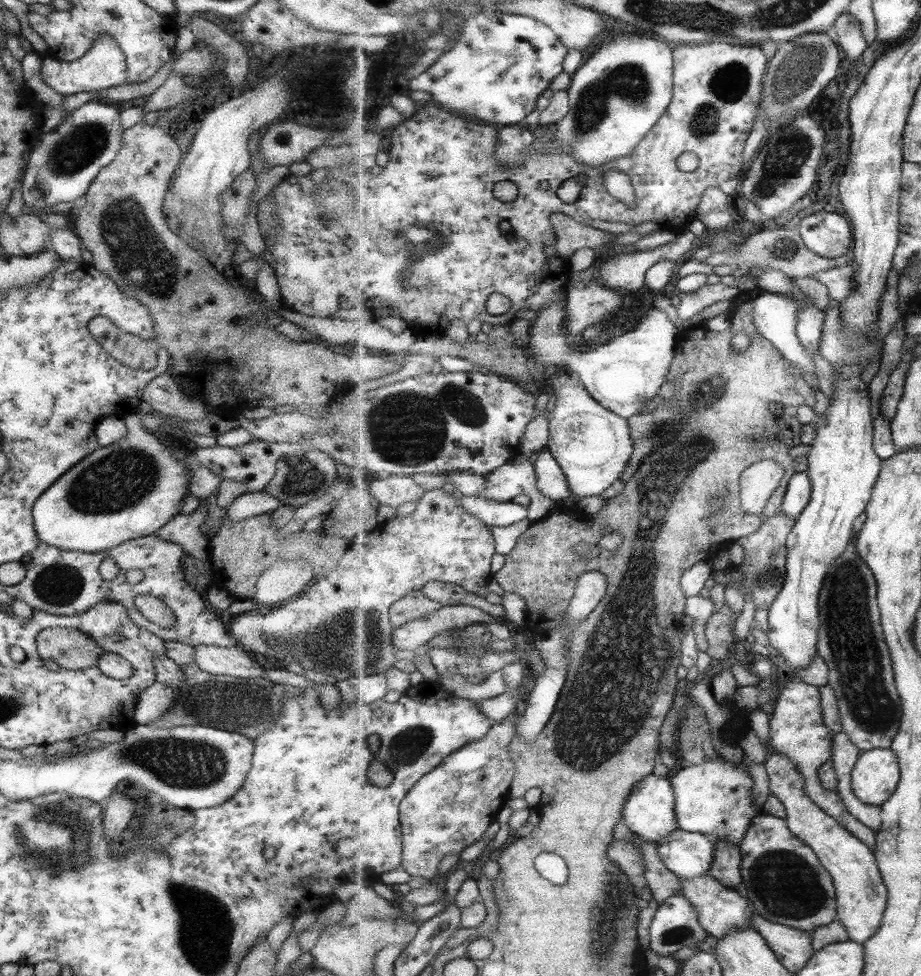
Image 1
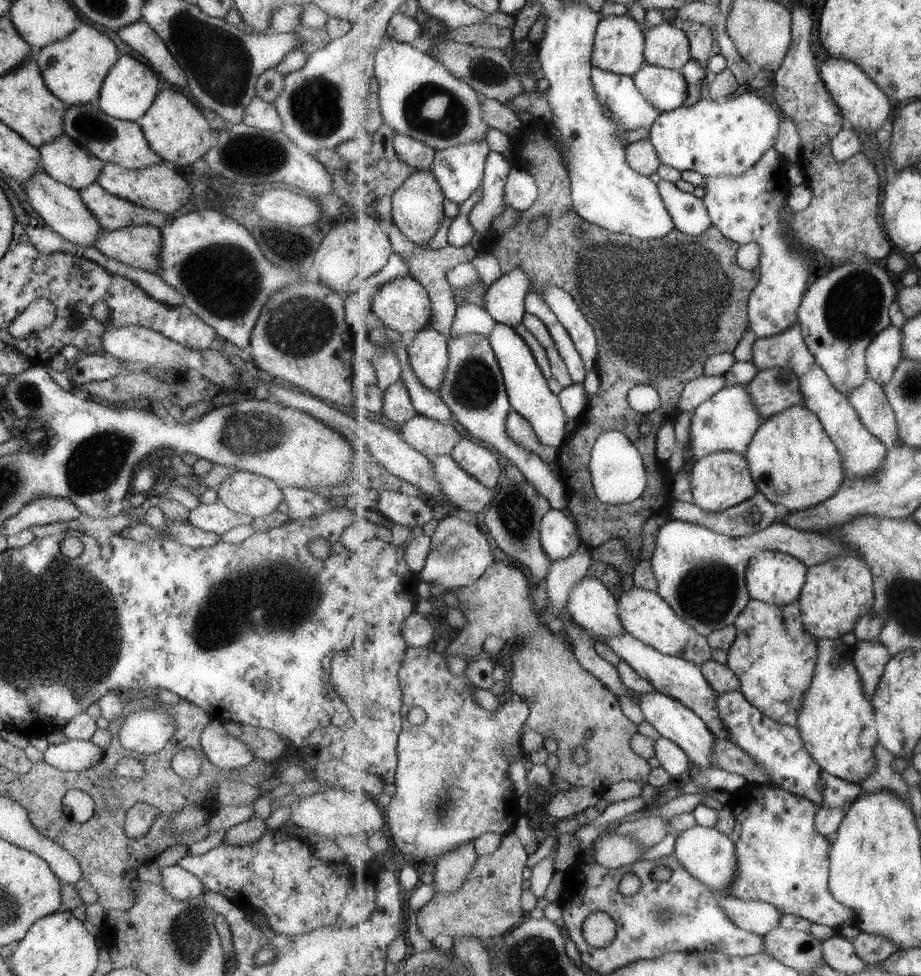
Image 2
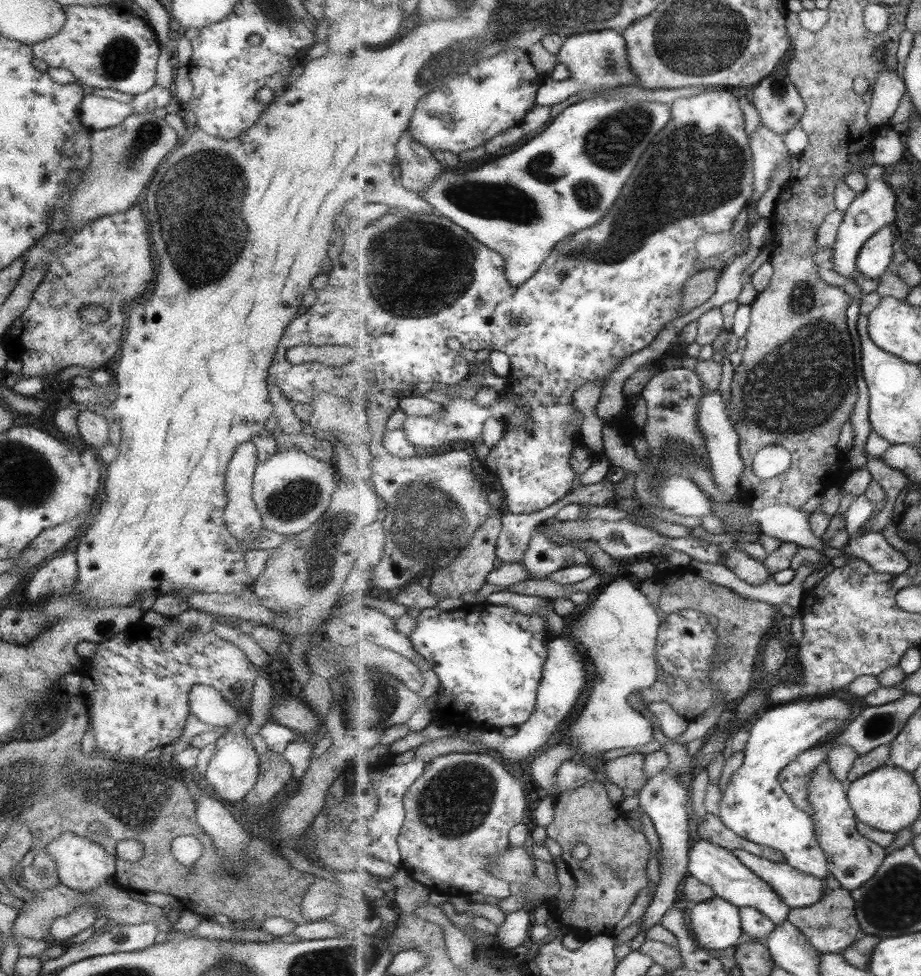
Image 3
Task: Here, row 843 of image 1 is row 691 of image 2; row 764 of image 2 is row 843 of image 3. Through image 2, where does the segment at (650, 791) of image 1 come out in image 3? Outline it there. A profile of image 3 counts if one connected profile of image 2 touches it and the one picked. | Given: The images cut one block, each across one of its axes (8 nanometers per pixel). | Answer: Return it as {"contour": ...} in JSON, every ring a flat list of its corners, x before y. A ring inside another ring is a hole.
{"contour":[[699,840,690,848,689,875,695,876,703,884,713,888,717,897,724,898,727,902,740,907,753,907,759,909,765,916,768,916,774,923,781,925,788,920,792,908,776,894,762,878,759,878,753,870,743,865,743,861,735,856,733,851,711,844,710,841]]}

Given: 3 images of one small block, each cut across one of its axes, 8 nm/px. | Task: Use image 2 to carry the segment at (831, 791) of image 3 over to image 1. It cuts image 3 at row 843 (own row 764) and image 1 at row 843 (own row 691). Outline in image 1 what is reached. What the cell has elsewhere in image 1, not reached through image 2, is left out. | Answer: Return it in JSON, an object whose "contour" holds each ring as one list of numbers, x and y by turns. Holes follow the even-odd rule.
{"contour":[[771,753,764,766,770,780,769,792,786,807,785,820,791,832,811,846,822,866,834,878,838,918,849,932,850,941,864,945,877,935,888,908,888,887,874,852,811,800,811,796,805,792,805,776,787,756]]}

